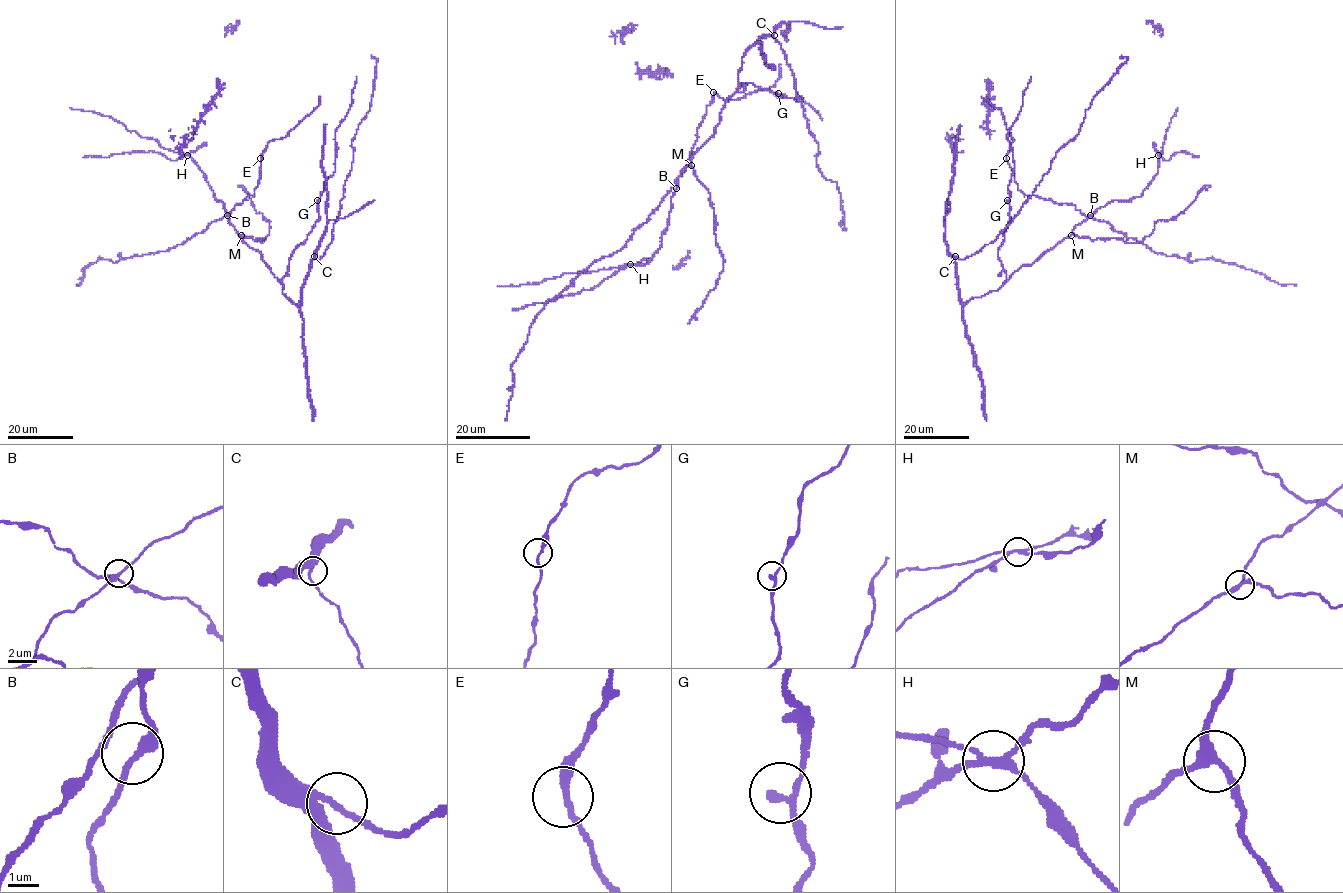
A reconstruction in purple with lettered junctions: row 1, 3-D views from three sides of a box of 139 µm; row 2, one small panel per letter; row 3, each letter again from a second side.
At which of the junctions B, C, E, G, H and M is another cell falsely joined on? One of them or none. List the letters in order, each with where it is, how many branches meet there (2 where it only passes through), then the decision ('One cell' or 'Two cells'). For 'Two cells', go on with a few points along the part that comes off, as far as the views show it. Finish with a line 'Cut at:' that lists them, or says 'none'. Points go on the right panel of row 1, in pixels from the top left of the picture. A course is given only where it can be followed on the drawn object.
B: Place: (1090, 215). Branches: 3. One cell
C: Place: (955, 256). Branches: 3. One cell
E: Place: (1006, 158). Branches: 2. One cell
G: Place: (1007, 200). Branches: 2. One cell
H: Place: (1158, 155). Branches: 4. Two cells. Course of the part to remove: (1158, 155), (1168, 160), (1180, 151), (1193, 157), (1198, 157)
M: Place: (1071, 235). Branches: 3. One cell
Cut at: H

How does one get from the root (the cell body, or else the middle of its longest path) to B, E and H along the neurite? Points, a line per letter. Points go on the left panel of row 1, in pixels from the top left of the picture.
B: (277, 279), (262, 255), (242, 241), (227, 215)
E: (277, 279), (262, 255), (242, 241), (229, 217), (225, 216), (246, 196), (255, 194), (260, 158)
H: (277, 279), (262, 255), (240, 237), (229, 222), (224, 204), (214, 198), (206, 176), (187, 155)

